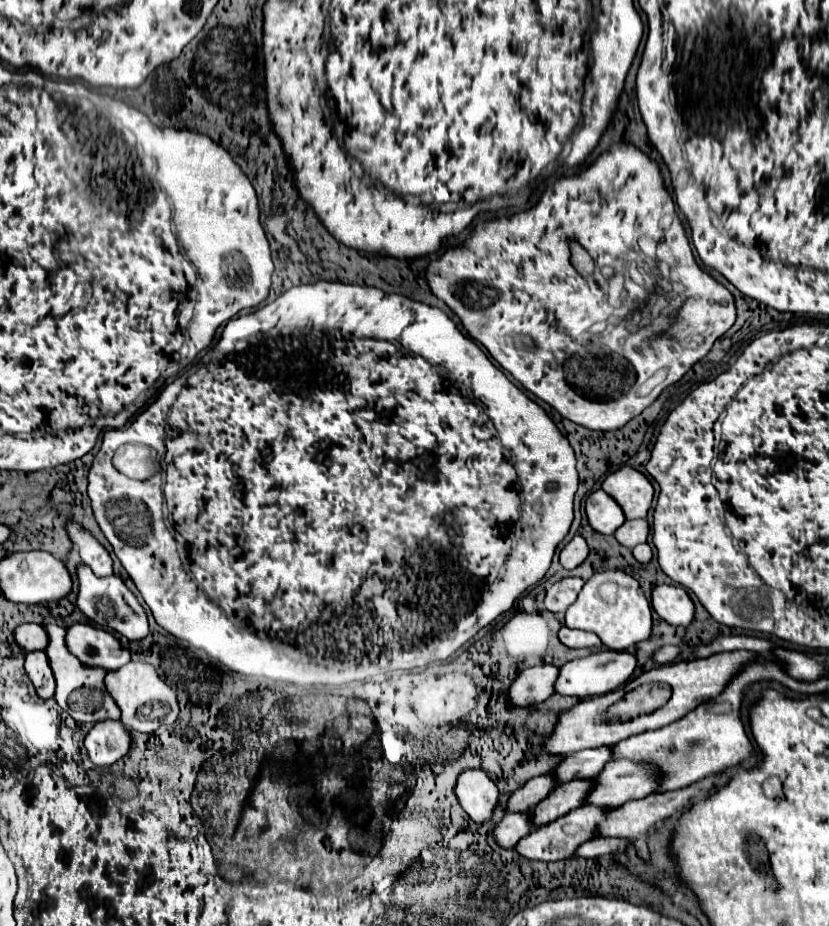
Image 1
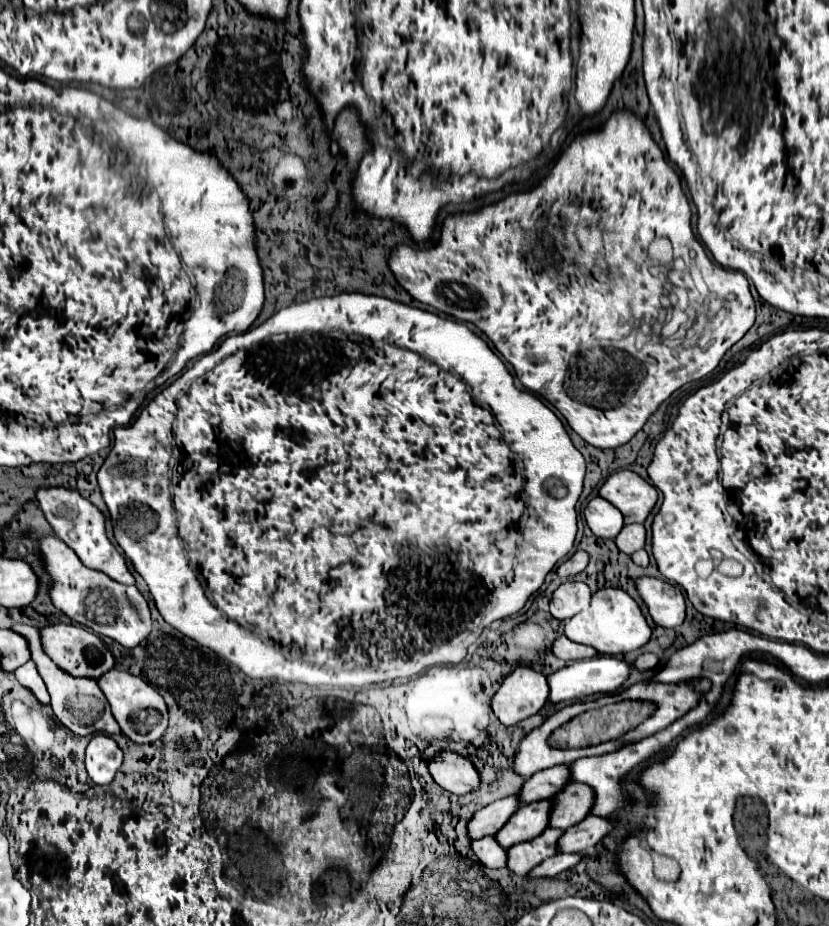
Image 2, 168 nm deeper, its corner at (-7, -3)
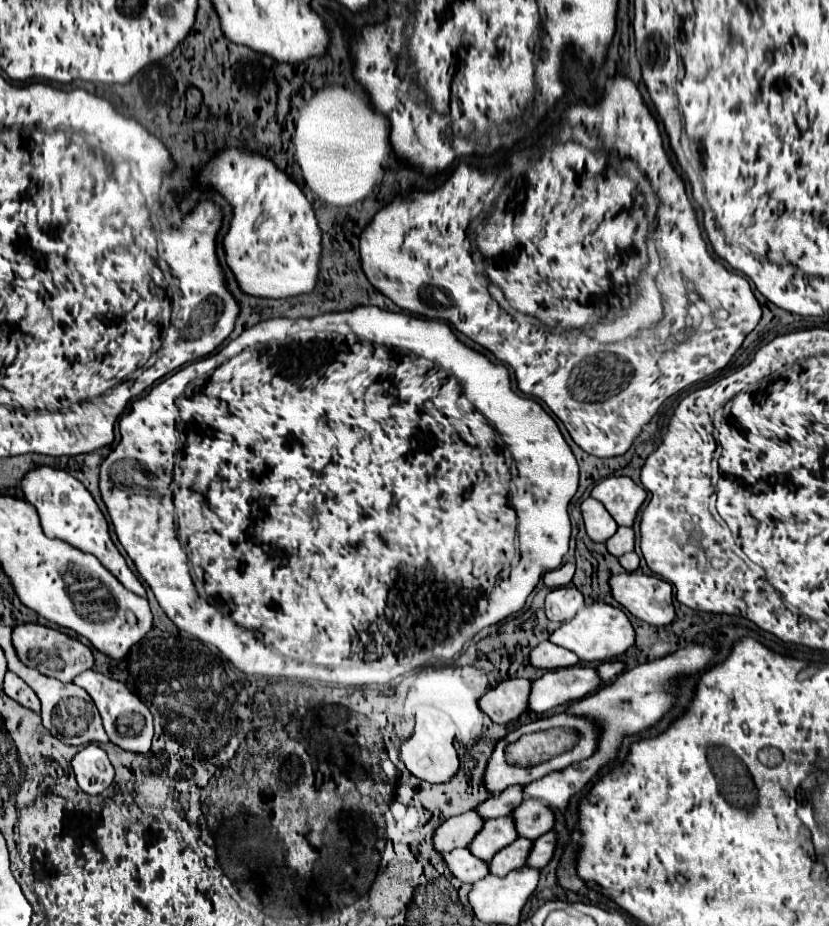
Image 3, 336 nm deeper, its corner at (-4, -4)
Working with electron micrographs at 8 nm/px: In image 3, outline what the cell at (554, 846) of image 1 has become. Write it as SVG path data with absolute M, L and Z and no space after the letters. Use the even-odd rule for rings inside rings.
M519 837L517 841L513 841L511 845L507 845L505 849L501 849L489 863L489 871L497 877L507 875L513 869L519 869L525 865L525 859L529 855L529 847L533 847L531 839Z

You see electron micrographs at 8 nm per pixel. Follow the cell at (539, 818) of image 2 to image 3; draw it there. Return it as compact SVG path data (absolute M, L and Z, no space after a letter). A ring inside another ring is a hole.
M511 815L497 817L497 819L485 821L485 827L471 841L469 849L475 857L489 861L489 859L493 859L493 855L497 851L501 851L503 847L507 847L515 839L519 839L519 835L517 835L517 829L513 827L513 817Z

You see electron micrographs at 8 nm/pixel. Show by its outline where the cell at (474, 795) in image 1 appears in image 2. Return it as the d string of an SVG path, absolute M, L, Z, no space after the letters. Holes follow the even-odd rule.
M452 750L436 752L430 758L428 770L434 782L452 794L468 794L480 784L474 764L466 756Z

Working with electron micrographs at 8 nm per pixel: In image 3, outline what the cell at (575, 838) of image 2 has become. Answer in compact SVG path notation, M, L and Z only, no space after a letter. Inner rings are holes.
M549 831L545 835L541 835L531 853L529 853L529 859L527 859L527 865L529 867L535 867L535 869L543 869L555 855L555 847L557 847L557 833L555 831Z

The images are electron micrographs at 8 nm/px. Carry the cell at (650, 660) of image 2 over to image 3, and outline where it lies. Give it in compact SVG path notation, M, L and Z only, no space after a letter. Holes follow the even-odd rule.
M607 661L607 663L601 663L597 667L603 683L611 683L617 675L621 675L625 671L625 663L623 661Z

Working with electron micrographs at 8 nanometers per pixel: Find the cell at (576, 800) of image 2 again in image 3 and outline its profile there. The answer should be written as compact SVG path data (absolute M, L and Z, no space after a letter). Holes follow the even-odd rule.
M525 797L523 803L513 811L513 817L519 837L527 839L539 839L555 825L553 809L541 803L539 799L529 799L529 797Z

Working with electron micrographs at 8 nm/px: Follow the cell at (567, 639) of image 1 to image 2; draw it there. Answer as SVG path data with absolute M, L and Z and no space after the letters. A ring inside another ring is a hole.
M560 636L552 644L552 654L560 660L586 660L586 658L594 658L596 650L592 650L590 646L584 646L584 644L576 644L576 642L568 640L566 636Z

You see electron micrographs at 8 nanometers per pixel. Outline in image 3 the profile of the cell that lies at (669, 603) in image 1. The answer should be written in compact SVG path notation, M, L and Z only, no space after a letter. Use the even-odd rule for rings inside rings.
M621 573L609 581L613 597L637 619L649 625L669 625L675 619L673 587L655 577L641 573Z

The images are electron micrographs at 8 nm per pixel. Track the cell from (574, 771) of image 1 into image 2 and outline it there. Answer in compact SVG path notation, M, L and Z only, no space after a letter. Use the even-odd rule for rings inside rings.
M568 766L540 770L522 784L518 798L522 804L552 798L552 794L556 794L556 790L562 790L566 784L568 784Z

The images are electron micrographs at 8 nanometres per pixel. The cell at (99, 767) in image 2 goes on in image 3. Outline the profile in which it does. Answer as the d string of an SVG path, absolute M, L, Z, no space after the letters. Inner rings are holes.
M89 743L87 747L83 747L73 757L71 765L79 787L89 795L99 795L101 791L105 791L115 777L115 769L107 753L97 743Z

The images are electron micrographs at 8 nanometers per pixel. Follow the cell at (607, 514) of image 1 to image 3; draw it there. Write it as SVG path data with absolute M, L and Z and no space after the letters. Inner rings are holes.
M587 497L581 503L581 513L583 513L583 521L585 521L585 529L587 535L593 541L607 541L611 535L615 535L617 531L617 523L613 523L613 517L605 511L605 507L601 507L601 503L597 503L595 499Z

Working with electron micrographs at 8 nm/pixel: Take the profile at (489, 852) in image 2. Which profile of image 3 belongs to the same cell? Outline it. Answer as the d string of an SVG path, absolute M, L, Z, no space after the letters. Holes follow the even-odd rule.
M467 847L445 855L445 863L461 883L475 883L489 873L489 863L471 855Z

